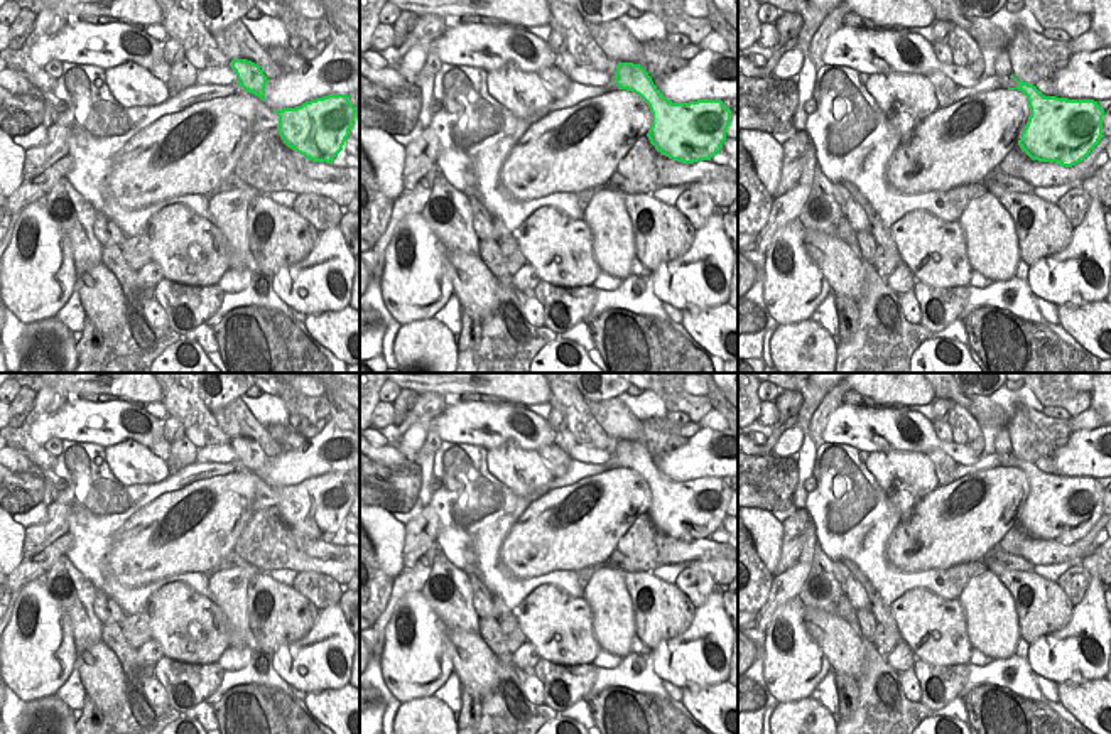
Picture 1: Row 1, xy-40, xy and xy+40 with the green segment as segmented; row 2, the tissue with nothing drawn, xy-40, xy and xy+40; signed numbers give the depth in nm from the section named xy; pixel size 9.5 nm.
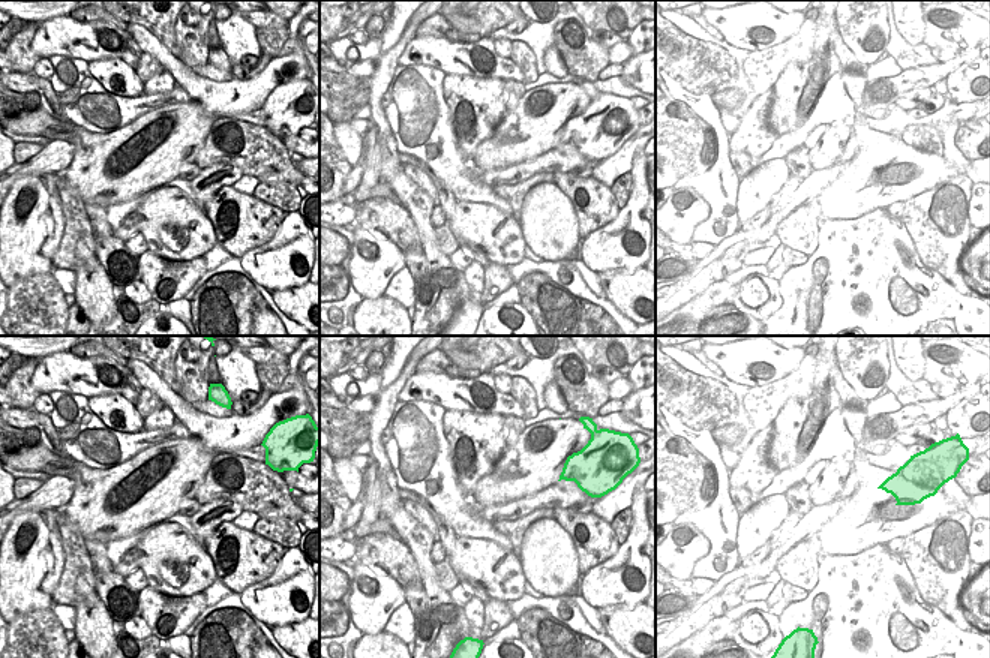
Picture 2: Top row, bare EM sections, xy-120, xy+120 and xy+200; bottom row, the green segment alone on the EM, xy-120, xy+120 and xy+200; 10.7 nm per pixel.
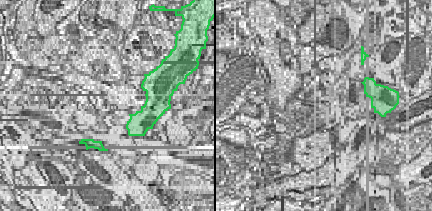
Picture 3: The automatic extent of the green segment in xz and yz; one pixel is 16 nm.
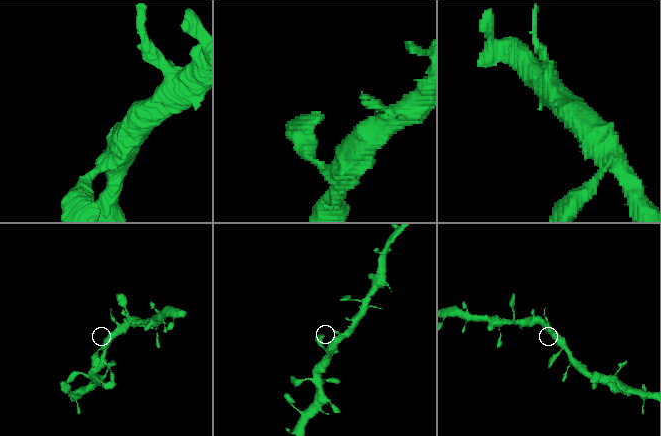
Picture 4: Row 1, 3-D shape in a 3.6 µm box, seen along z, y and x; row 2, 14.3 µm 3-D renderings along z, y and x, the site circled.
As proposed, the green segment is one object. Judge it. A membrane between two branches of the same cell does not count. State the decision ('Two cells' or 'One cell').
One cell

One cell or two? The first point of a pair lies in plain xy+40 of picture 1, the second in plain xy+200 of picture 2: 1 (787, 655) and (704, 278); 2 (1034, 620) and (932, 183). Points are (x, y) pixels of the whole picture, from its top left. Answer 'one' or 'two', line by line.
1: one
2: one

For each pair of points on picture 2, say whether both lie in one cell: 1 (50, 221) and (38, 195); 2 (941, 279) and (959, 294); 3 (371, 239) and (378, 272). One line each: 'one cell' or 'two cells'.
1: one cell
2: one cell
3: one cell

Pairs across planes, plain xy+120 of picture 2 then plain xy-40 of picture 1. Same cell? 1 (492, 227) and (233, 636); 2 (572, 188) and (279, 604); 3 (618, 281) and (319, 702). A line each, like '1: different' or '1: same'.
1: same
2: same
3: same

